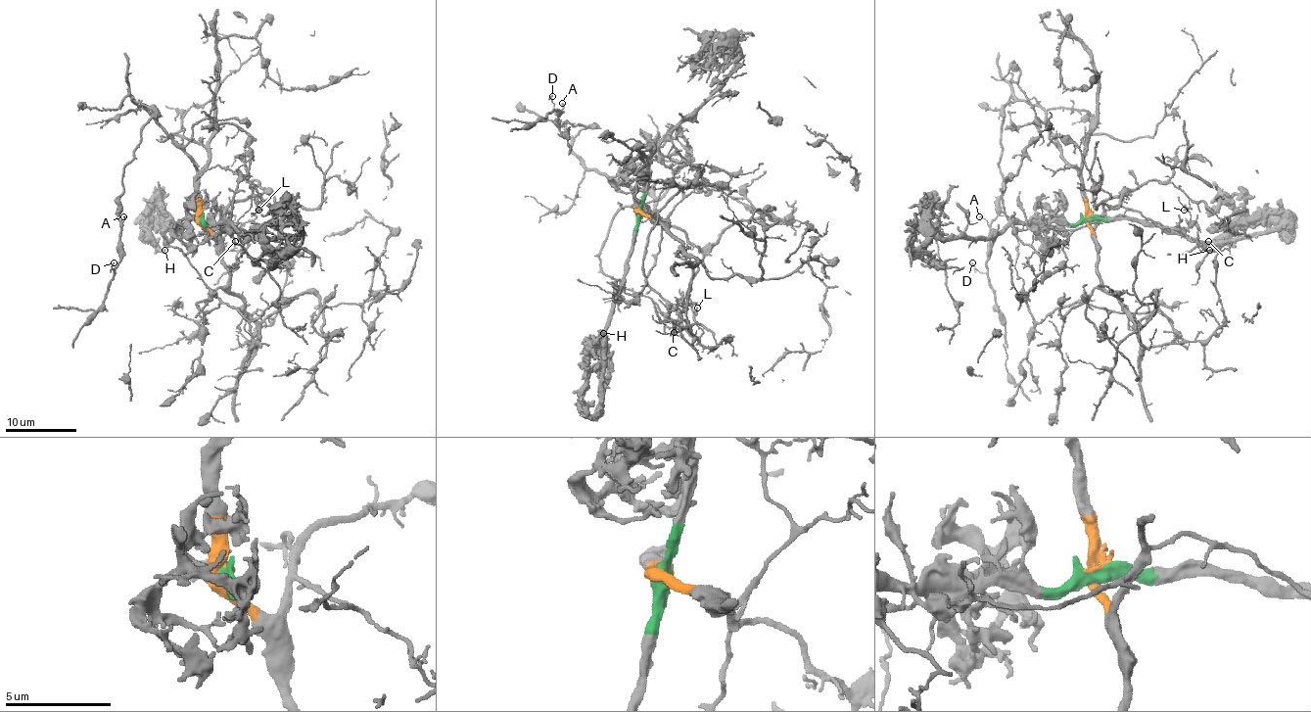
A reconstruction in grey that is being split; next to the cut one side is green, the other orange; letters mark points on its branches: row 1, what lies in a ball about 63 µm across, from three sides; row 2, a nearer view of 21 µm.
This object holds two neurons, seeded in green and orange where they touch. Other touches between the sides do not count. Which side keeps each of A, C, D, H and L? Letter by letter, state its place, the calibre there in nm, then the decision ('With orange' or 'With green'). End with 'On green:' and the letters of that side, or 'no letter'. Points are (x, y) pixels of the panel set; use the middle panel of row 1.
A: Place: (562, 103). Thickness 120 nm. With orange
C: Place: (674, 332). Thickness 140 nm. With orange
D: Place: (552, 96). Thickness 90 nm. With orange
H: Place: (603, 333). Thickness 190 nm. With green
L: Place: (697, 308). Thickness 100 nm. With orange
On green: H

